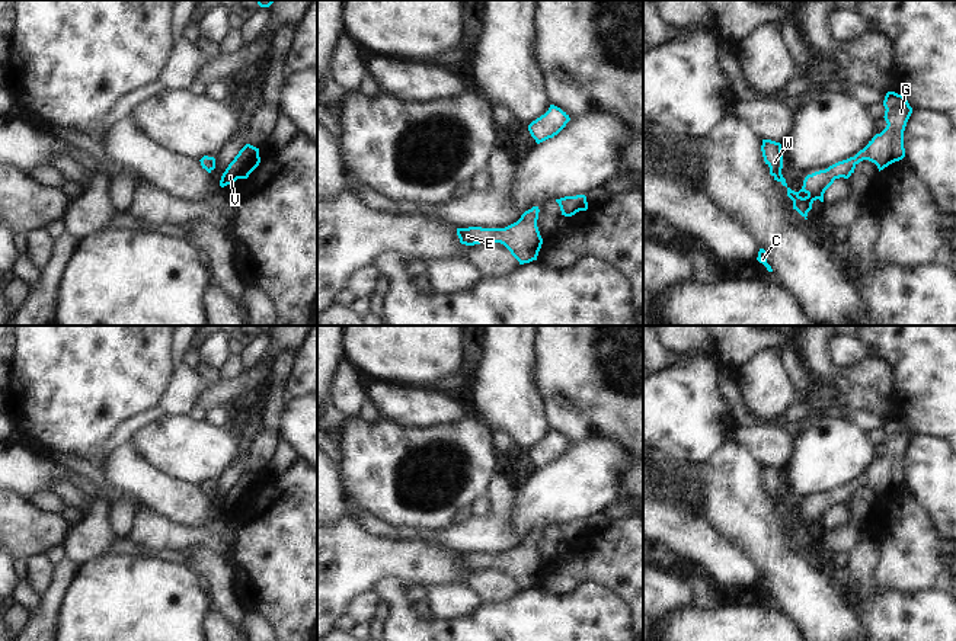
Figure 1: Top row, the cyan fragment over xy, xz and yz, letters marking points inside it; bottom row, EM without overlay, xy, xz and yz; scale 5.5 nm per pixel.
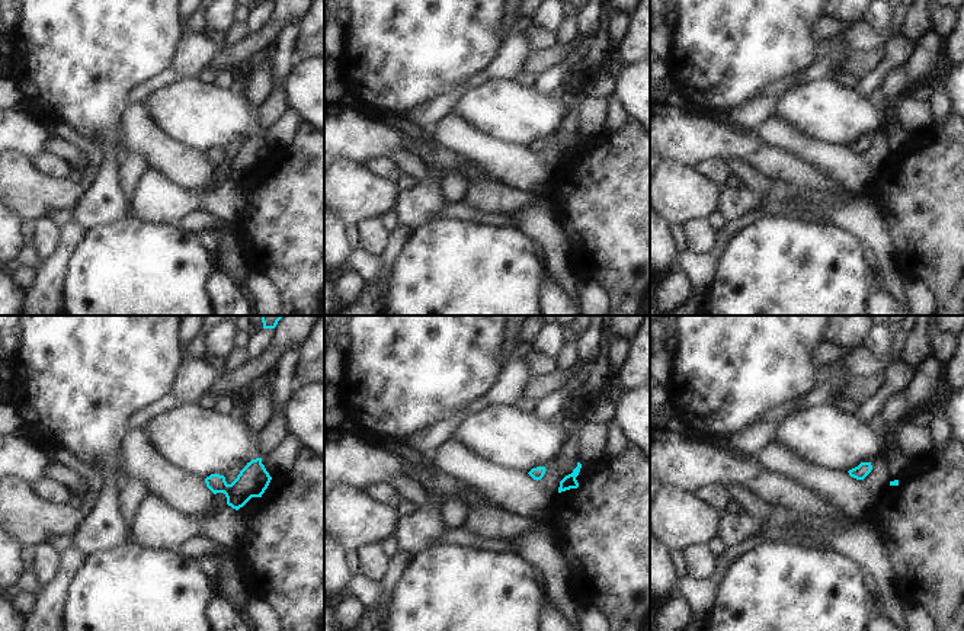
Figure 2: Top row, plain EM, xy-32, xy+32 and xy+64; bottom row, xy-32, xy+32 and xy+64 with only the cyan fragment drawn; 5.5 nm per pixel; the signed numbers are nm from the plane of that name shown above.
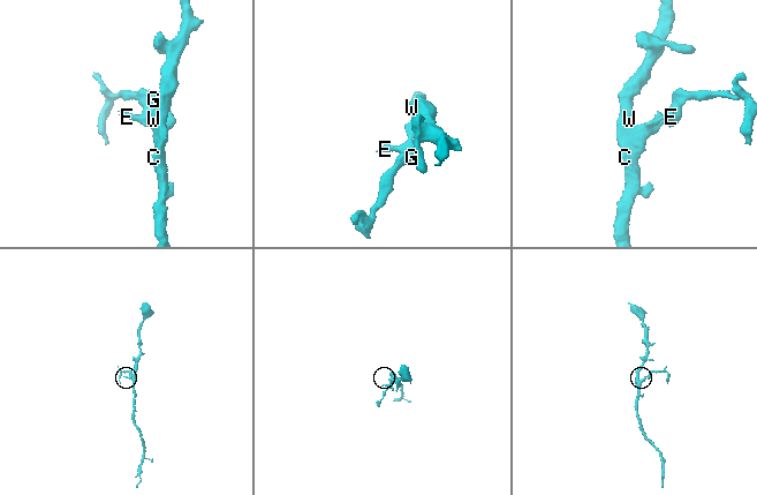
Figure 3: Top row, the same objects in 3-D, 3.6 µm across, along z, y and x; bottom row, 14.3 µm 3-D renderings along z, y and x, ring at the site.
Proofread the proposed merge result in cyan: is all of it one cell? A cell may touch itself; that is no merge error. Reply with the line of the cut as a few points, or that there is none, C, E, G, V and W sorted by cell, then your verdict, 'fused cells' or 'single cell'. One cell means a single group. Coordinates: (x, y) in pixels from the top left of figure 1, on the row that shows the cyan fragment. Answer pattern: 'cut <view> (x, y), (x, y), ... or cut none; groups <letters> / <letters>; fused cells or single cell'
cut none; groups C E G V W; single cell

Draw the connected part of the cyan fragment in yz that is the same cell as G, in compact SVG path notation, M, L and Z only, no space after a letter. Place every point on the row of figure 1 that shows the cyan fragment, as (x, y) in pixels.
M895 92L886 93L883 106L886 109L883 116L888 124L886 128L880 134L876 134L854 157L838 161L825 170L808 174L799 192L792 190L781 174L781 144L771 140L762 140L761 151L765 164L770 167L770 174L774 180L787 188L787 196L793 201L793 209L805 219L808 219L808 212L812 209L812 203L816 199L824 202L824 193L834 180L840 177L848 179L860 161L869 160L875 163L880 172L905 157L904 131L912 113L912 108L902 94Z

